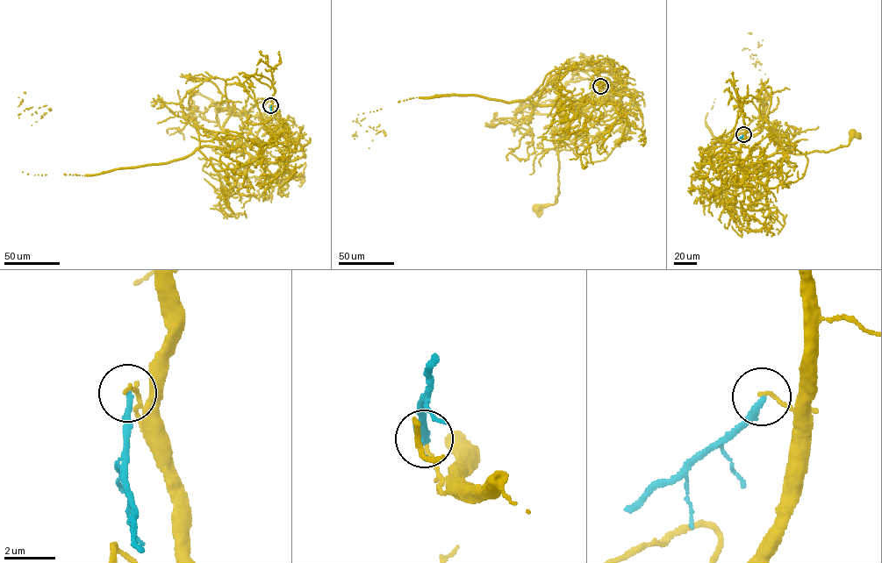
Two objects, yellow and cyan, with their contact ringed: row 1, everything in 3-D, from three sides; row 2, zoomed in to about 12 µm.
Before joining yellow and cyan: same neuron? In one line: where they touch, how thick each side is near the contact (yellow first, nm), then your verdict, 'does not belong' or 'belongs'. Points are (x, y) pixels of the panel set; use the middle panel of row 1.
at (600, 86); 110 nm thick on the yellow side, 240 nm on the other; does not belong

